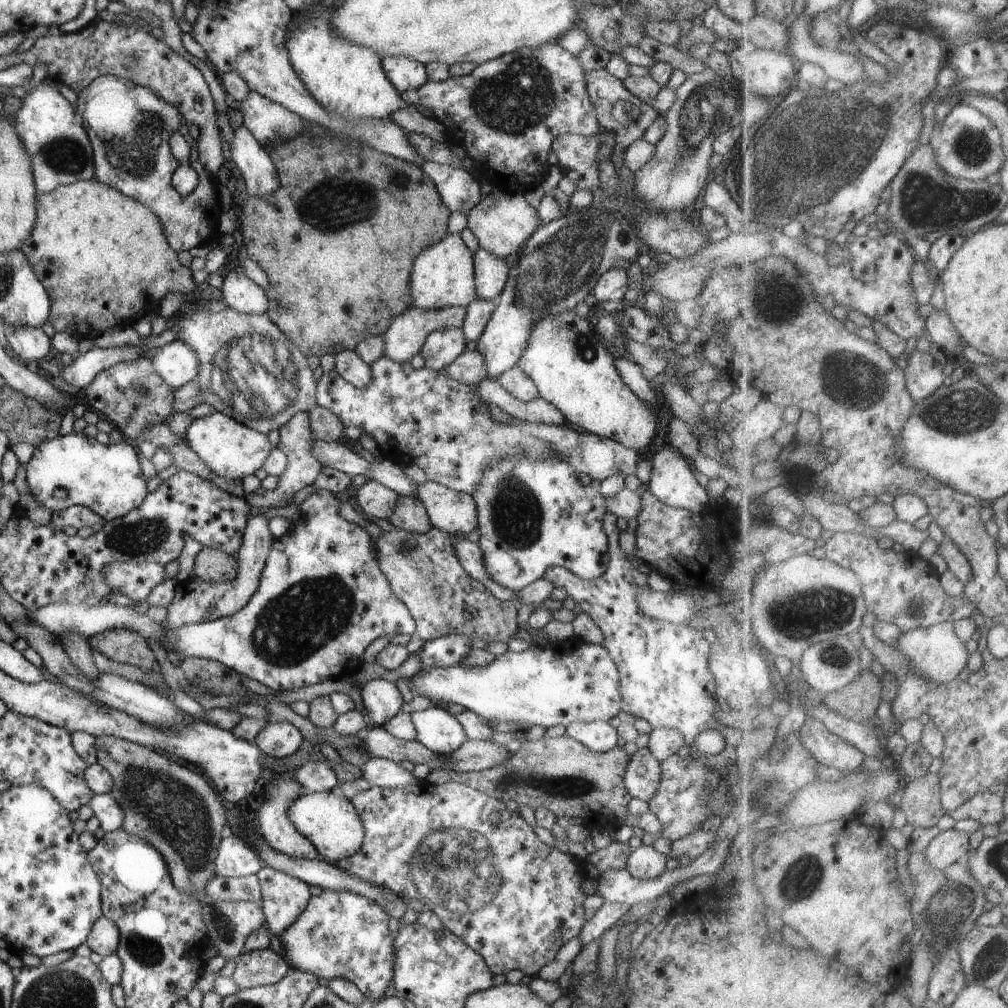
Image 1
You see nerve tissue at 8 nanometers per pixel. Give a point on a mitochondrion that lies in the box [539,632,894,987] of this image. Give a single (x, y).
(804, 874)

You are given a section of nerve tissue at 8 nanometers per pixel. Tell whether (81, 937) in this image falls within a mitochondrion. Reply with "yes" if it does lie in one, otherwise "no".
no

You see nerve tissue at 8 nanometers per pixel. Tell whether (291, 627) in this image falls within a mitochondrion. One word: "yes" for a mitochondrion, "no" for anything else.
yes

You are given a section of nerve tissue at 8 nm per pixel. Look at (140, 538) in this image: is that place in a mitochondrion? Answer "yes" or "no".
yes

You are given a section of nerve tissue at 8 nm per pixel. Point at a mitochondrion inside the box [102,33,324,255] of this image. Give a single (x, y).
(136, 58)

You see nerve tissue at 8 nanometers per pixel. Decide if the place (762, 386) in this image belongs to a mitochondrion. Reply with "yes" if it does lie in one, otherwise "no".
no

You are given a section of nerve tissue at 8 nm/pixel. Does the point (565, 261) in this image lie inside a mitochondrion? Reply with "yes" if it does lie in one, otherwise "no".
yes

